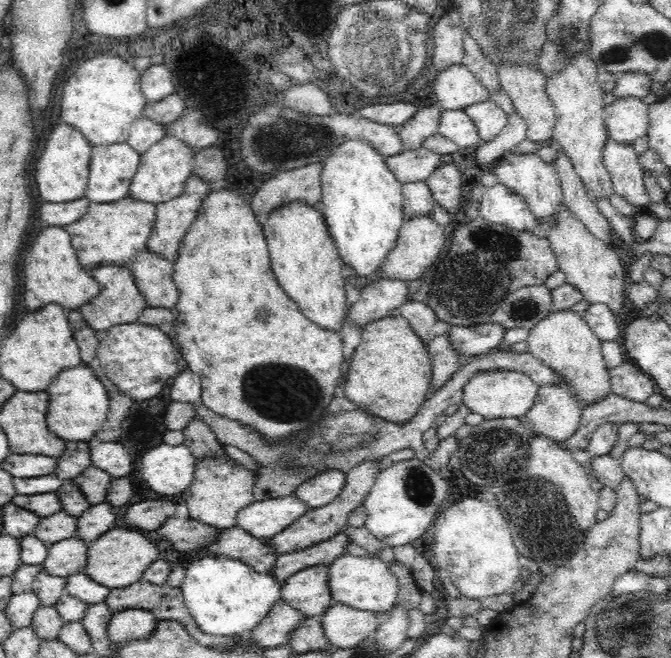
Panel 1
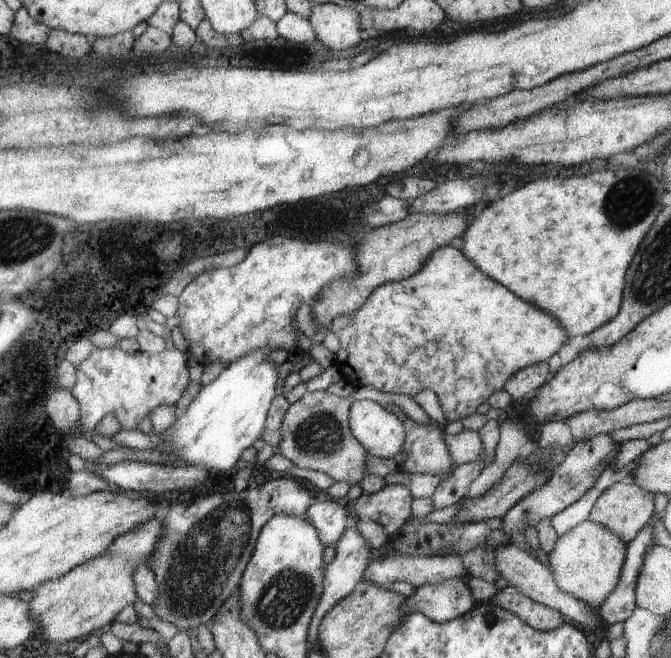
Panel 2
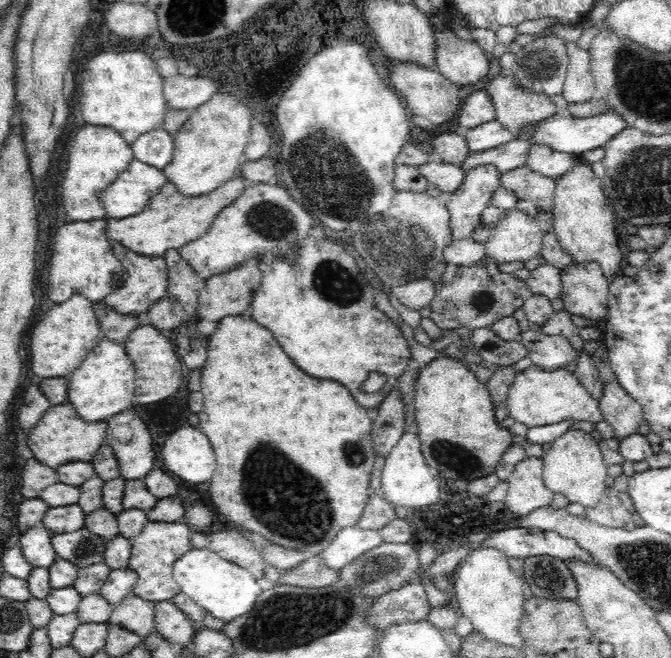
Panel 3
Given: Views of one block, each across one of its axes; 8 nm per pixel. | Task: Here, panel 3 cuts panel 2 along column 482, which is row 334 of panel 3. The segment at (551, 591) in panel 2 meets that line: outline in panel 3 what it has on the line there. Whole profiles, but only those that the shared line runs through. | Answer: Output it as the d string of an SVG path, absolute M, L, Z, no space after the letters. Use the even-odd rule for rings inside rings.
M526 331L519 340L528 349L528 357L533 364L545 372L572 366L576 361L577 351L562 335L546 335L542 331Z

